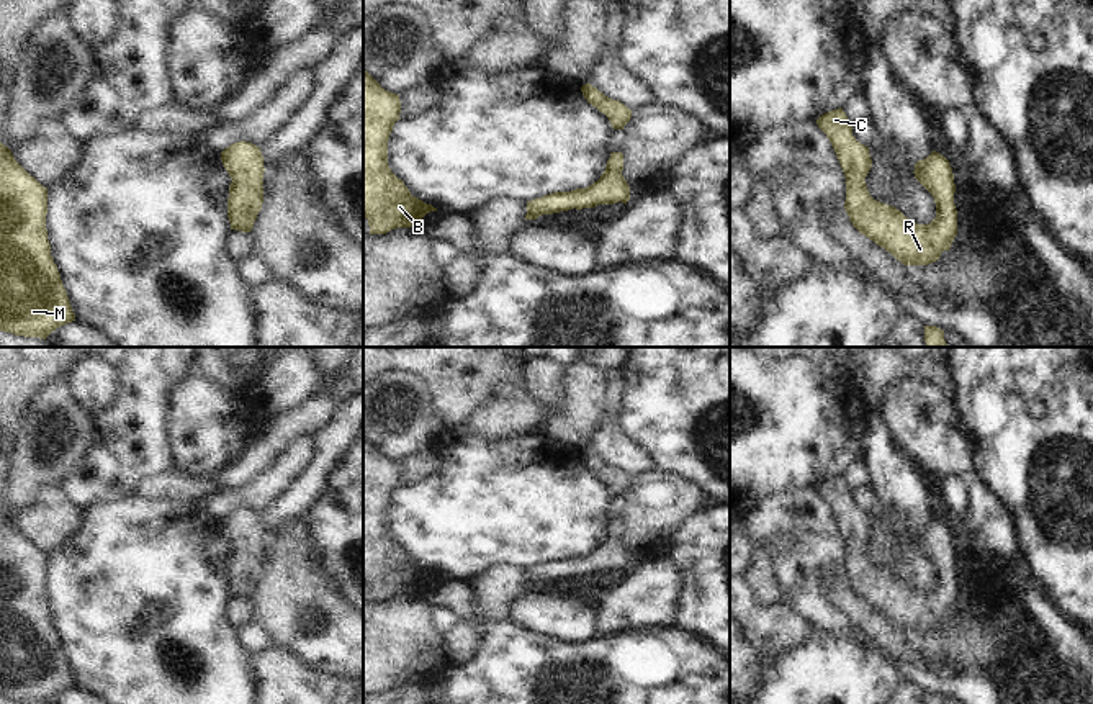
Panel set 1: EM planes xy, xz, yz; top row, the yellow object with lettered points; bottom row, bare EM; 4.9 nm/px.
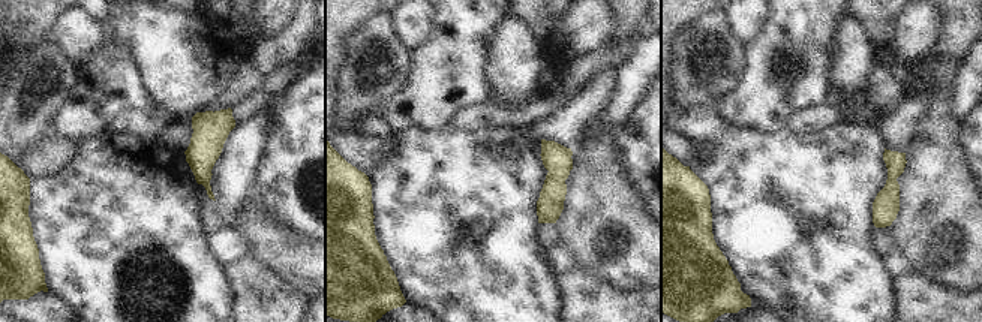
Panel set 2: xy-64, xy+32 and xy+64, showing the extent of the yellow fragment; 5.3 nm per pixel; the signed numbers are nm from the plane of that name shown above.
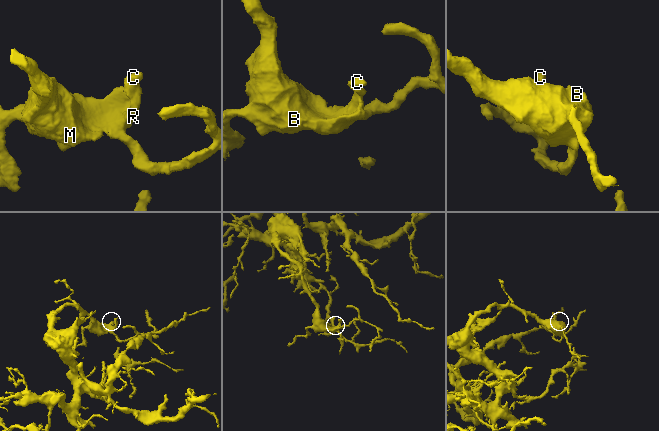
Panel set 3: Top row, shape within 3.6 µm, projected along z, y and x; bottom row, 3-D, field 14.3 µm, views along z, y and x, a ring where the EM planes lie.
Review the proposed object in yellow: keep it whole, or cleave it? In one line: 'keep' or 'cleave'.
keep

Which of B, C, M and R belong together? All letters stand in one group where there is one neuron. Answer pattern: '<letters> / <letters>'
B C M R

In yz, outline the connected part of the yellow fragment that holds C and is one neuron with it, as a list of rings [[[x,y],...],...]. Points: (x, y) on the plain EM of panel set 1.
[[[843,475],[821,481],[816,491],[830,506],[844,539],[844,576],[852,593],[903,632],[939,627],[957,602],[956,550],[949,527],[933,517],[915,530],[915,545],[936,570],[936,584],[929,591],[916,591],[895,573],[870,563],[864,547],[872,534],[869,514],[852,503],[852,490]]]

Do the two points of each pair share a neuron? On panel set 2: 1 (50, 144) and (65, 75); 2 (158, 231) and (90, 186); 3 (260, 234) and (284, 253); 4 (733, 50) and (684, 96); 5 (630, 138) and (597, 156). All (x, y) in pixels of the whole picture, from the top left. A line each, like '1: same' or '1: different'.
1: different
2: same
3: same
4: same
5: different

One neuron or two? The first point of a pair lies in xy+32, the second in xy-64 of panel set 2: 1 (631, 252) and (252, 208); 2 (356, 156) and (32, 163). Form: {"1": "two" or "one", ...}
{"1": "one", "2": "one"}

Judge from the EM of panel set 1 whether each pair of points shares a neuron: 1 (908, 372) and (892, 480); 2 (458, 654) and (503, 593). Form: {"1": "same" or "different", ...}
{"1": "different", "2": "same"}

